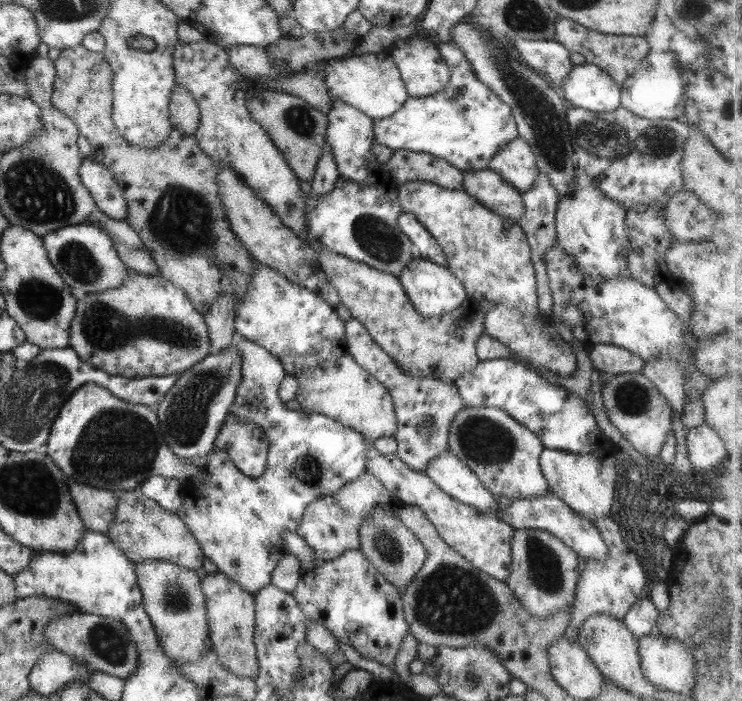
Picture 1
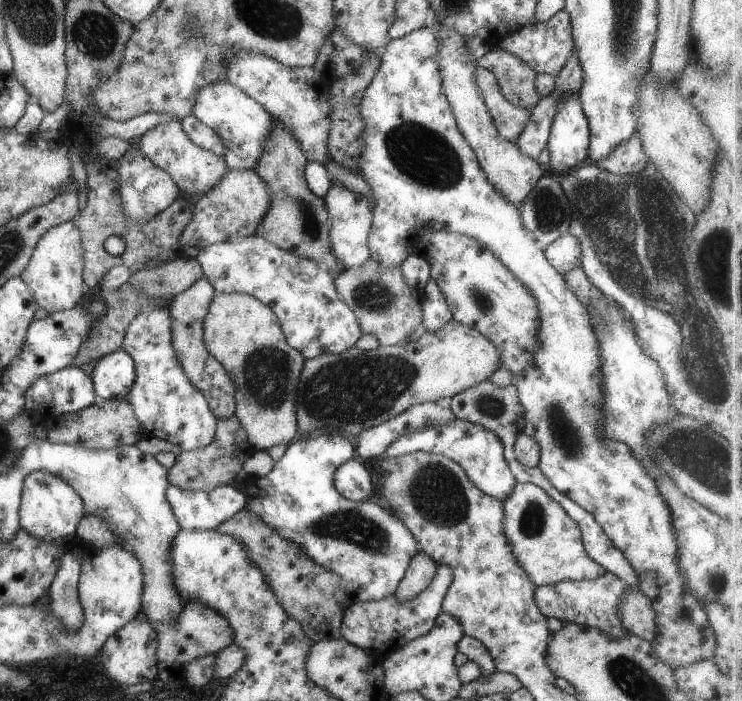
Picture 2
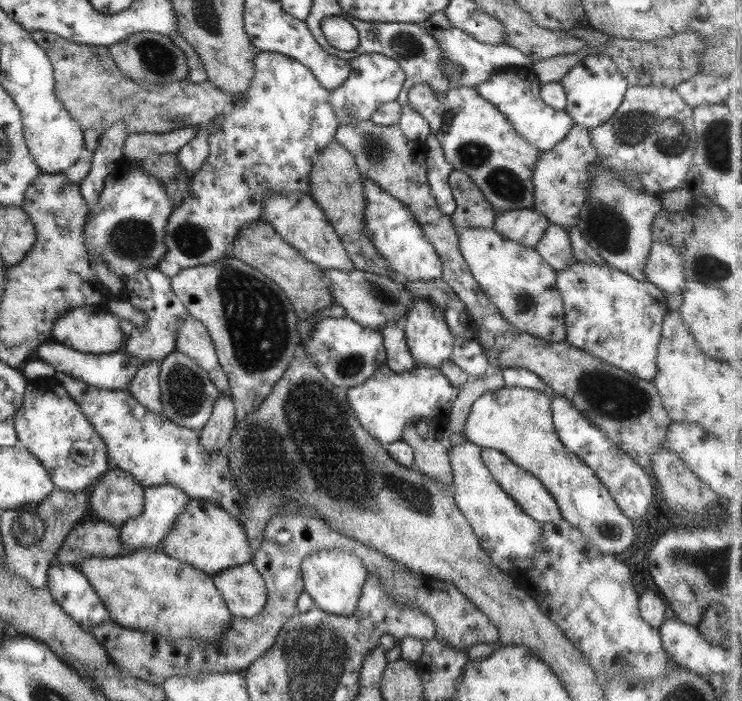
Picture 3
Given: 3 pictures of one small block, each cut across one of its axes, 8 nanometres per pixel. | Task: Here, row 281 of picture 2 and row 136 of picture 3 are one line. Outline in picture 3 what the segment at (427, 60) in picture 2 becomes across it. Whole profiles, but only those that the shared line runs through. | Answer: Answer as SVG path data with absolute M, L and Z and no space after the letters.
M520 67L509 68L503 73L493 73L487 80L477 83L475 89L481 98L493 104L509 120L520 138L533 144L538 152L547 152L554 144L563 140L574 122L564 110L555 110L541 100L538 94L540 84L531 68Z

